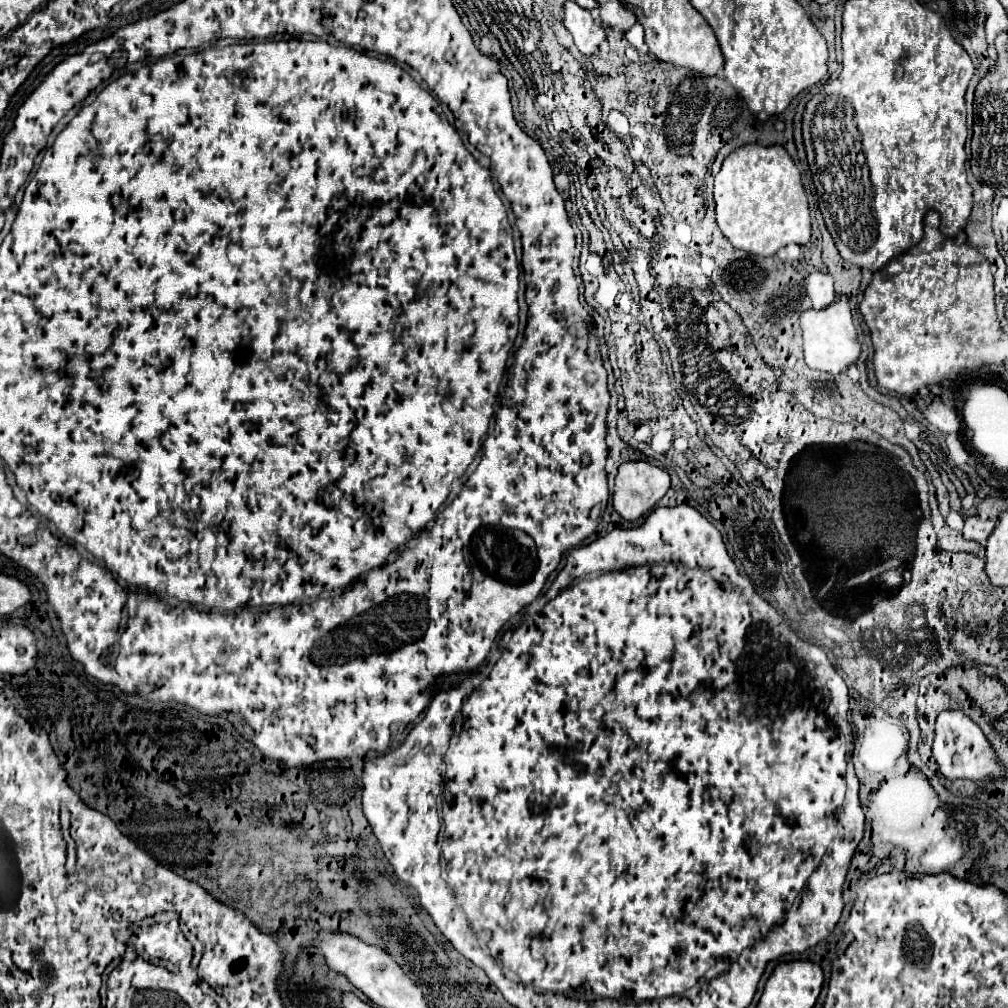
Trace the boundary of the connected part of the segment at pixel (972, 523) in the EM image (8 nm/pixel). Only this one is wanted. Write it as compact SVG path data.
M967 516L965 518L965 526L963 526L963 538L967 540L975 540L979 544L985 544L985 540L991 534L991 526L987 526L979 516Z

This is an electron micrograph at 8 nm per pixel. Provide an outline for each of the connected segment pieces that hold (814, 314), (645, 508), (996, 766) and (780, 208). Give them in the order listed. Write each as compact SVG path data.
M841 294L837 296L827 308L823 310L805 310L799 316L799 326L803 332L803 344L805 344L805 362L811 368L825 370L831 374L839 374L847 370L849 364L853 364L859 356L859 340L857 330L851 320L851 308L849 308L849 296Z
M649 462L619 466L613 488L613 508L629 522L645 516L669 490L669 474Z
M961 710L941 712L935 720L935 740L933 740L933 758L939 764L939 770L945 778L969 778L969 780L985 780L997 774L1003 774L1003 766L993 754L985 734L981 728Z
M747 144L733 150L723 166L721 172L715 176L715 204L717 204L717 224L725 238L745 252L753 252L757 256L773 256L779 248L795 242L799 246L807 244L811 238L811 218L807 206L807 194L801 186L801 176L797 166L793 164L791 156L785 152L783 146L761 146L761 144Z

